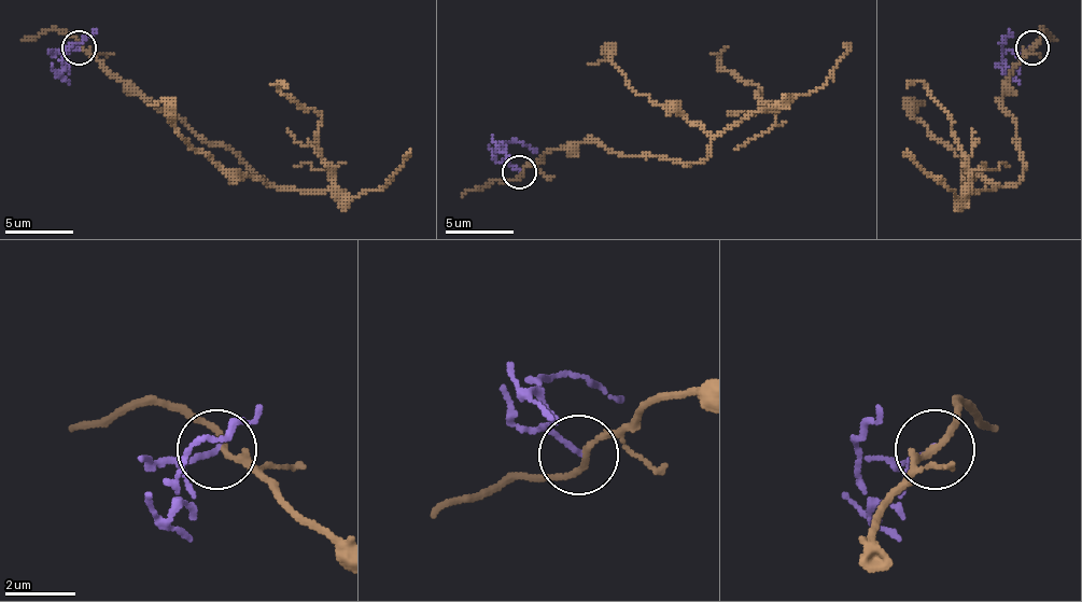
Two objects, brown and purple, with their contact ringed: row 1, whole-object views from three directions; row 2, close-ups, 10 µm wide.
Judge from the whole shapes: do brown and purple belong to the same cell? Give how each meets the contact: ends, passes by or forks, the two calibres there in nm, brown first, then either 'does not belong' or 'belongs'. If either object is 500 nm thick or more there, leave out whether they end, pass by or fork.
brown passes by | purple ends | 170/130 nm | does not belong

